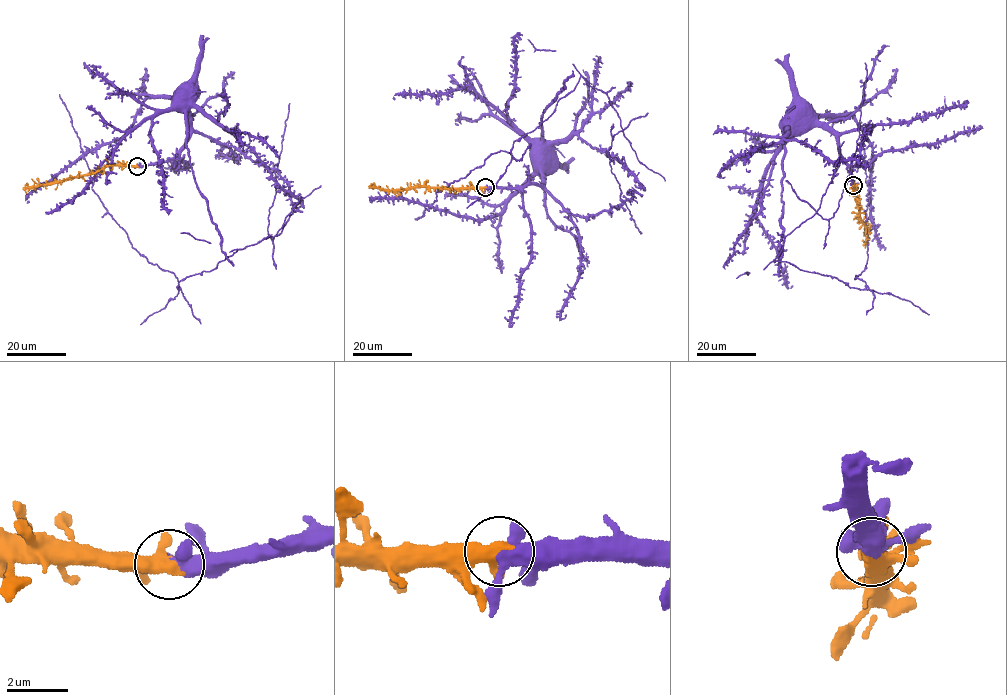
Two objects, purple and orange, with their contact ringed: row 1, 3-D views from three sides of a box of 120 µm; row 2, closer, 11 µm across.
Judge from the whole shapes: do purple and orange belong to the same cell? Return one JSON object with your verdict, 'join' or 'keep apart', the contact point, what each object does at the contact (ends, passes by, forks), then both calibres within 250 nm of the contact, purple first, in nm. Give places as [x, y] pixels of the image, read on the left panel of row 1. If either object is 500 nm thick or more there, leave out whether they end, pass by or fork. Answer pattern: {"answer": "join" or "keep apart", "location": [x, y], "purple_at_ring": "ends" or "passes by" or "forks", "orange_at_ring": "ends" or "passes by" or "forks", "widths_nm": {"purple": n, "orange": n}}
{"answer": "join", "location": [137, 166], "purple_at_ring": "forks", "orange_at_ring": "passes by", "widths_nm": {"purple": 360, "orange": 400}}

